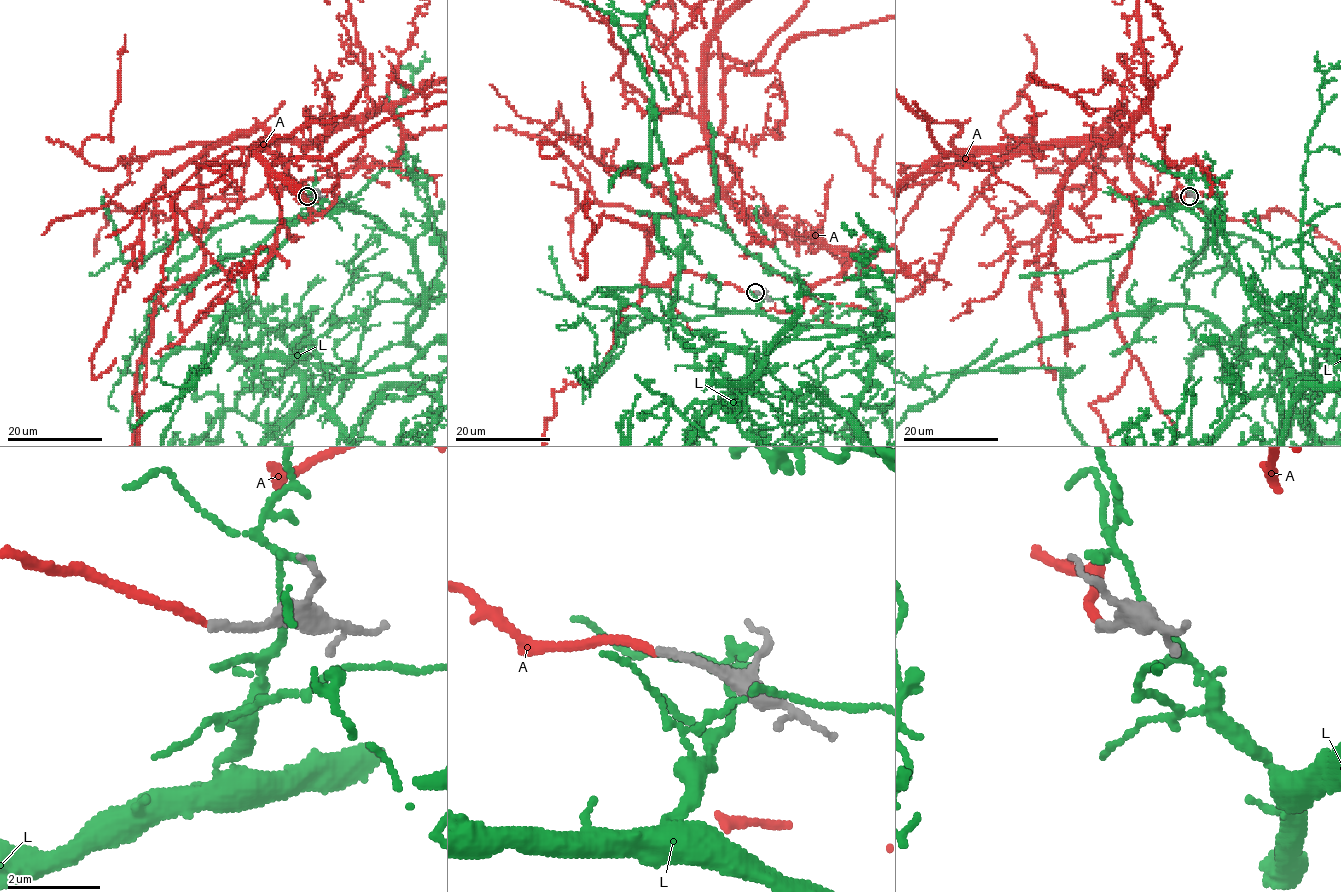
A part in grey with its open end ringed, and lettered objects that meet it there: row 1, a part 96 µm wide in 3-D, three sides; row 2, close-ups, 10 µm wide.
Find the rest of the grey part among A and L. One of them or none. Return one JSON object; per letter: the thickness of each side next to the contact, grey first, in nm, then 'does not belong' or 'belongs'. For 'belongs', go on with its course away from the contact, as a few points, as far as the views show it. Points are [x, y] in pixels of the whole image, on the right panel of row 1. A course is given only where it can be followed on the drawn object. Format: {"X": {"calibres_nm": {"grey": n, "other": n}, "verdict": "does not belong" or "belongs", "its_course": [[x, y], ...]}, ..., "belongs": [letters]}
{"A": {"calibres_nm": {"grey": 200, "other": 170}, "verdict": "belongs"}, "L": {"calibres_nm": {"grey": 320, "other": 120}, "verdict": "does not belong"}, "belongs": ["A"]}

